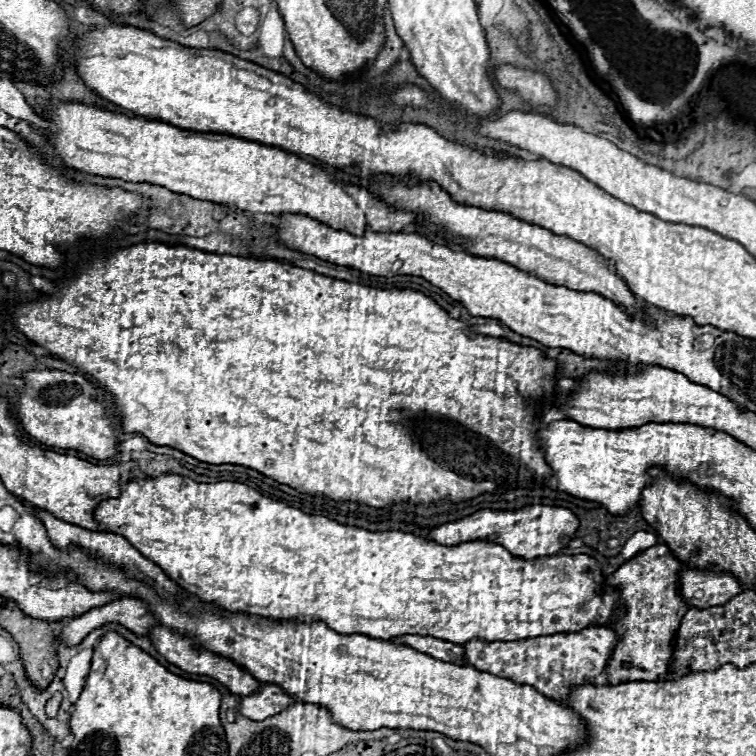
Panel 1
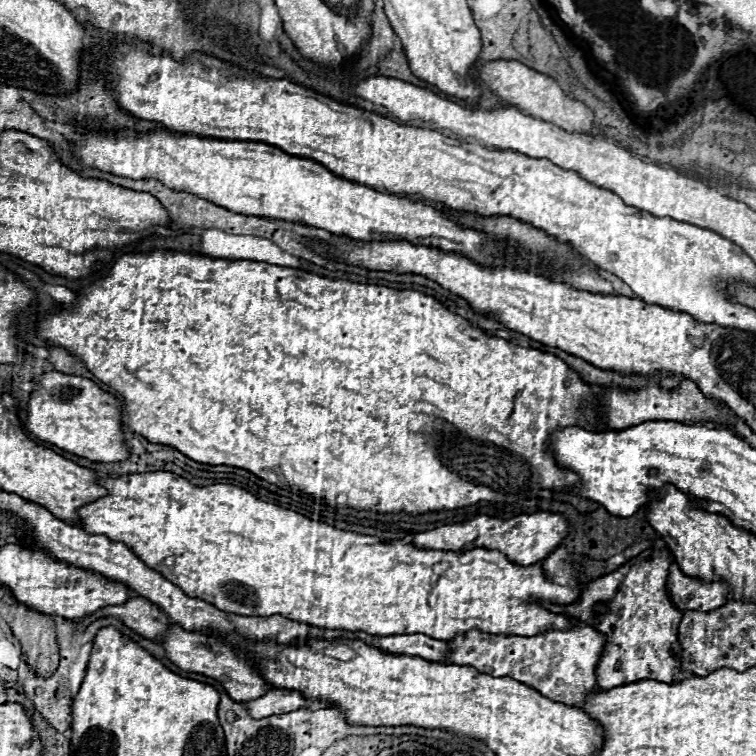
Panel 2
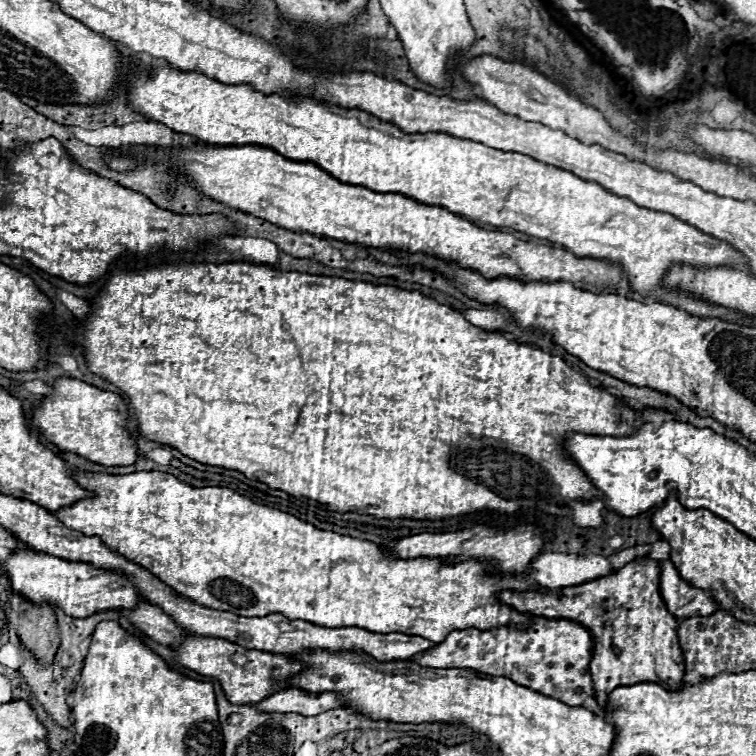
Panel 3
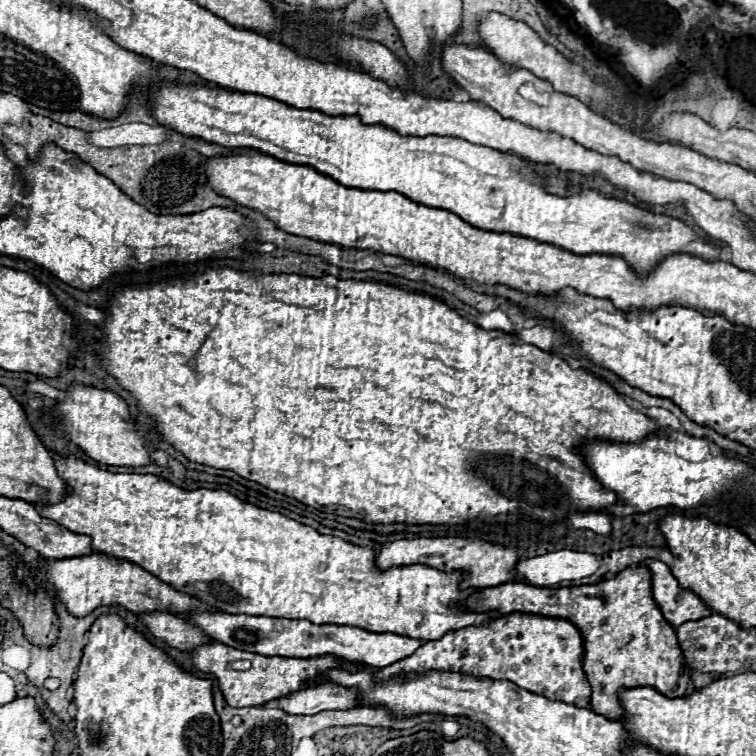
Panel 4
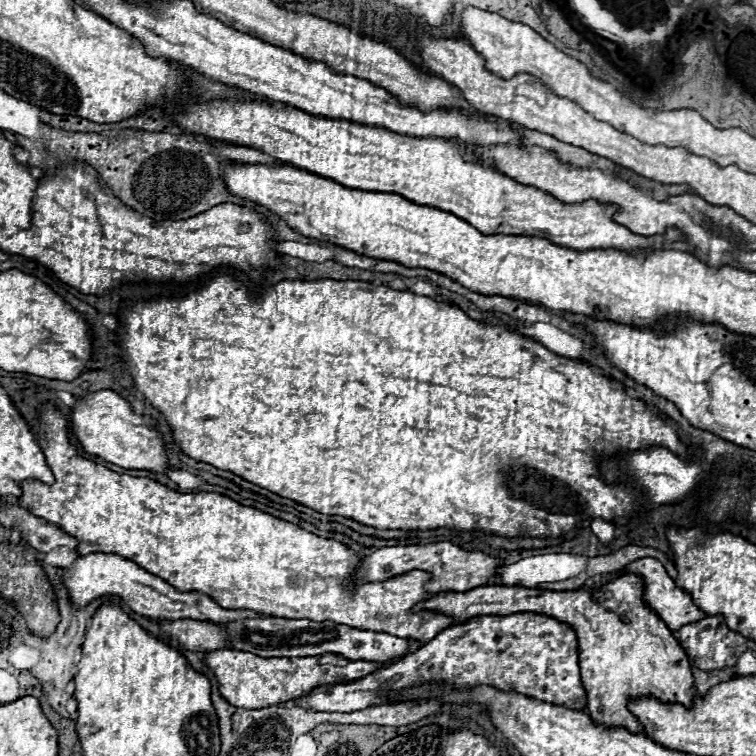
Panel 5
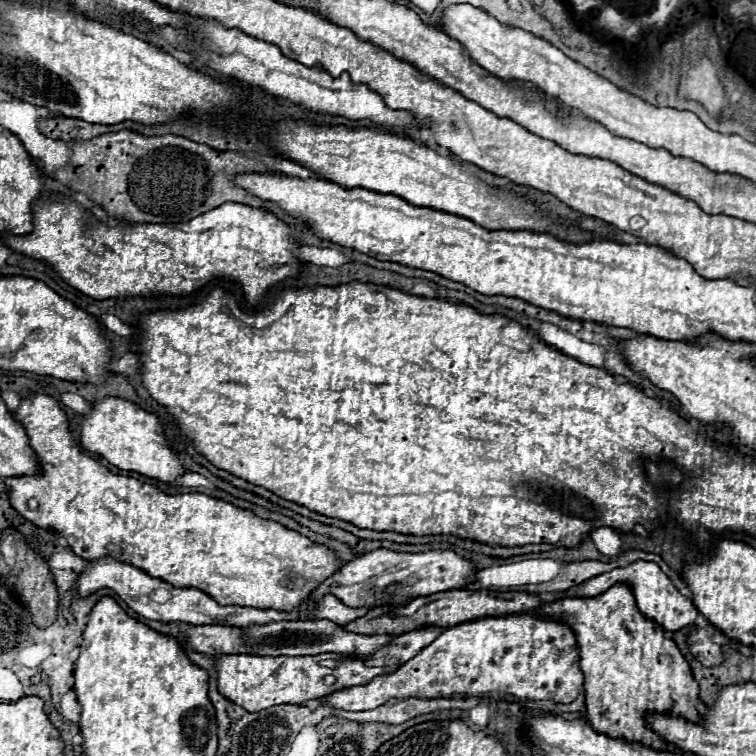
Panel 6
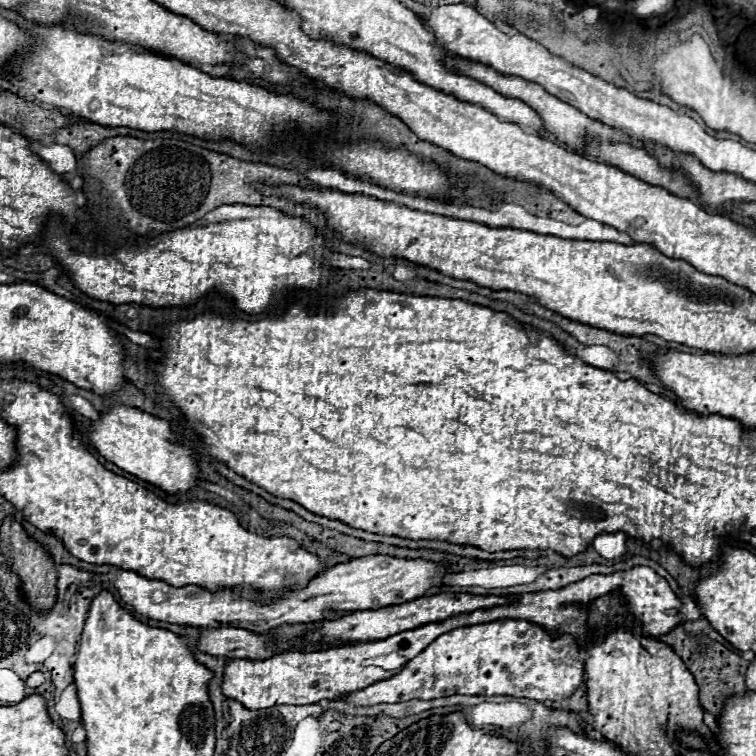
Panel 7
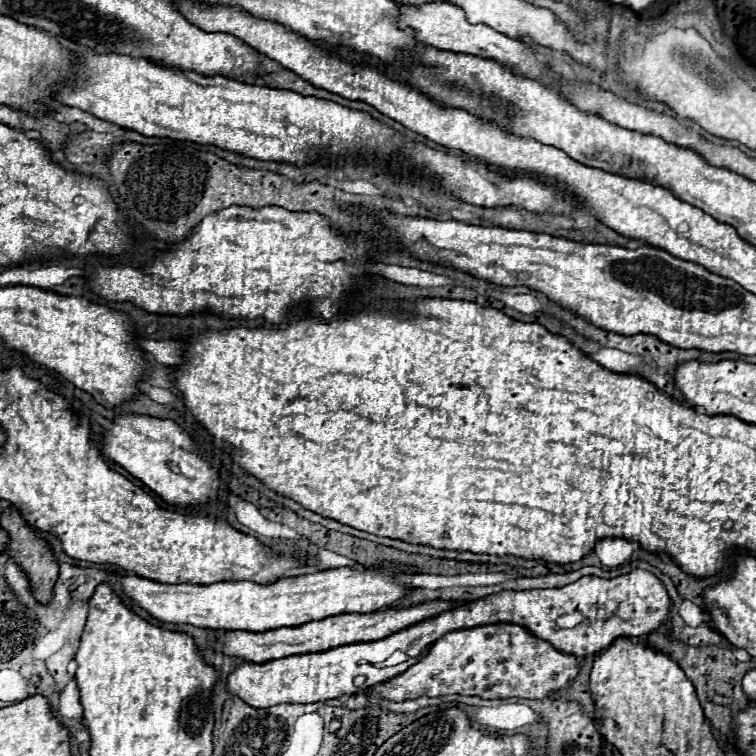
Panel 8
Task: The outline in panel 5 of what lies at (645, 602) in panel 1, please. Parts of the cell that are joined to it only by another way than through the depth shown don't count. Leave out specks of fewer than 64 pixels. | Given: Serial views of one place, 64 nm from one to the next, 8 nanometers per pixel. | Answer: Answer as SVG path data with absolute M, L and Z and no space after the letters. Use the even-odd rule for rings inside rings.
M624 574L610 584L602 586L598 592L592 590L564 590L564 592L552 592L552 590L536 590L536 588L522 588L522 586L482 586L472 588L470 592L440 592L432 596L430 600L424 600L422 604L416 604L410 612L420 610L432 610L444 616L450 616L454 622L466 622L474 616L510 616L510 612L538 612L542 616L556 618L560 622L568 622L578 636L578 650L580 650L580 672L582 672L582 684L586 688L586 708L590 712L590 718L596 724L608 726L608 728L626 728L632 734L644 734L642 724L638 718L628 710L628 702L636 698L656 698L664 704L682 704L686 708L692 706L696 690L694 688L694 676L688 662L686 652L678 644L678 640L672 636L672 630L642 602L642 580L636 574Z

